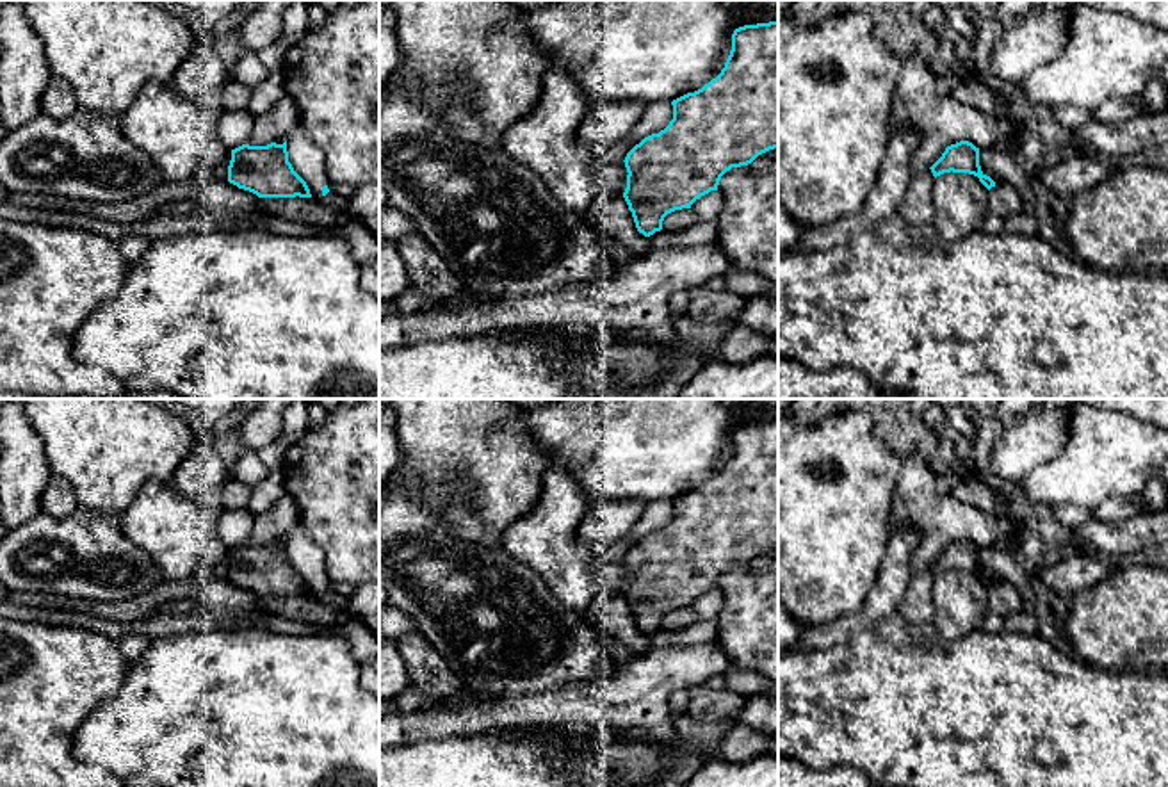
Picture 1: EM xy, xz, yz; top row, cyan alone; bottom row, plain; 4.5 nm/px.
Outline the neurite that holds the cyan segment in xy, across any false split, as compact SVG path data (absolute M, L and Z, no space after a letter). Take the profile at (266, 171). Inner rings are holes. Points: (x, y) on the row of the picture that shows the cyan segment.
M287 141L231 150L228 182L258 198L312 198L306 182L288 162Z

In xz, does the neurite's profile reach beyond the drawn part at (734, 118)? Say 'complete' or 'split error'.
complete

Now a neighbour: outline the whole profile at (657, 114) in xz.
M655 100L645 107L643 116L639 118L637 125L630 130L625 141L634 148L645 137L664 130L671 119L673 119L671 101Z

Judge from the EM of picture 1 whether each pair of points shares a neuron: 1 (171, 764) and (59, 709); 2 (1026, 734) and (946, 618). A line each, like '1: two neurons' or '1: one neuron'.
1: two neurons
2: two neurons

